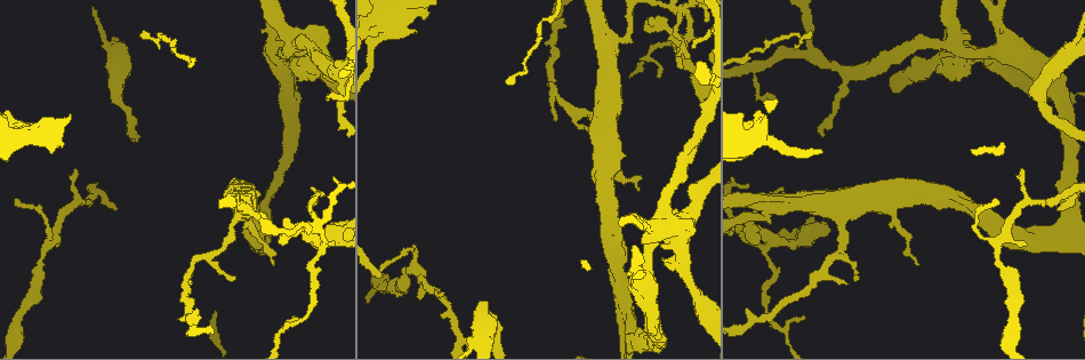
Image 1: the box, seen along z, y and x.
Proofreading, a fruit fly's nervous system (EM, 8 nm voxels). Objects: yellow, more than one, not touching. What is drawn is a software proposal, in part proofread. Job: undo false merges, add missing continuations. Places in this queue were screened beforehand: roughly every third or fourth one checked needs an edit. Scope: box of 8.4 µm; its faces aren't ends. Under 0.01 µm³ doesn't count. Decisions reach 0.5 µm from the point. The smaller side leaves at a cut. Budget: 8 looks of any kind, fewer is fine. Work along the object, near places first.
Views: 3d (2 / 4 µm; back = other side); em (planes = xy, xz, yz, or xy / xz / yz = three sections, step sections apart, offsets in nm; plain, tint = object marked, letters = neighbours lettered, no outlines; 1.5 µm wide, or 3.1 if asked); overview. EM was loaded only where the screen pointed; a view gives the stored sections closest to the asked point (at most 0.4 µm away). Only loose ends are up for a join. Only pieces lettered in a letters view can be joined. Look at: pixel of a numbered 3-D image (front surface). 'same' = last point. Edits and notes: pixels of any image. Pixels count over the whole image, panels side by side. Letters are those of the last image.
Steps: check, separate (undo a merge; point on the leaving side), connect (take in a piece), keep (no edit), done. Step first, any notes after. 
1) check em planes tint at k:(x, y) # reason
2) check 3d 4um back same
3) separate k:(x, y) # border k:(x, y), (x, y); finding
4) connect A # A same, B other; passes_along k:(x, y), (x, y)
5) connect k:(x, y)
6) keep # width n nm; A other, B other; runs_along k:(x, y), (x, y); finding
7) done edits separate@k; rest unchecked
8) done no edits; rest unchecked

check em yz step 8 letters at 1:(653, 333) # free end

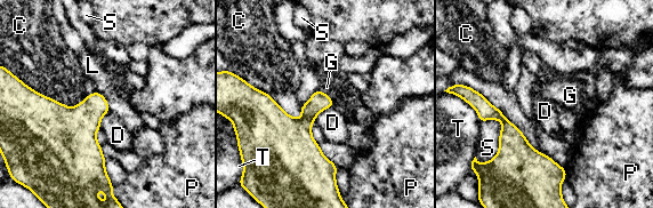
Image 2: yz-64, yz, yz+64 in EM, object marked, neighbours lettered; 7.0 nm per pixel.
connect 2:(327, 87) # C other, D other, G same, L other, P other, S other, T other; passes_along 2:(319, 102), (327, 95), (327, 87); the neuron continues

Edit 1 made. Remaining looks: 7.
check em planes letters at 1:(116, 209)

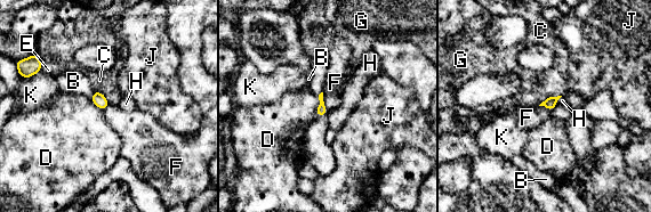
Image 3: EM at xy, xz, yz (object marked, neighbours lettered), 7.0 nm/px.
keep # B other, C other, D other, E other, F other, G other, H other, J other, K other; border 3:(322, 92), (322, 99), (328, 111); none of them fits

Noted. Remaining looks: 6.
check em xy step 8 tint at 1:(994, 199) # an open end

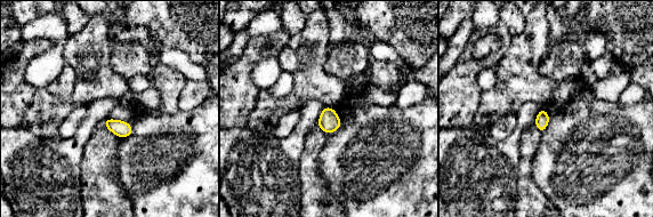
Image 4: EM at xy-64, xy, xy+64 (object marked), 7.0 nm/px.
check em planes letters same

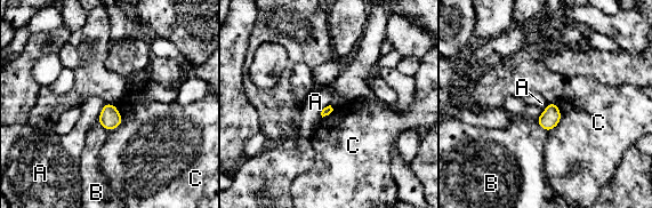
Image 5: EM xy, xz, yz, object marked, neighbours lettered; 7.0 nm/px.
keep # width 60 nm; A other, B other, C other; border 5:(106, 103), (97, 120); no lettered piece goes on from it

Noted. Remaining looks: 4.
done edits connect@2; rest unchecked

